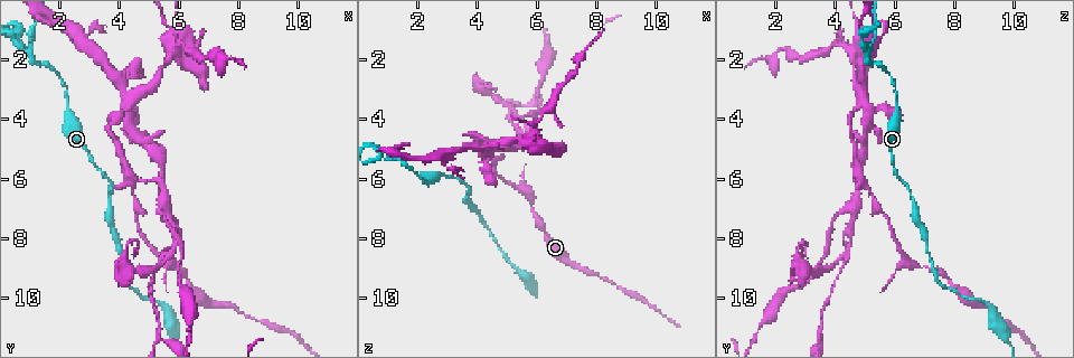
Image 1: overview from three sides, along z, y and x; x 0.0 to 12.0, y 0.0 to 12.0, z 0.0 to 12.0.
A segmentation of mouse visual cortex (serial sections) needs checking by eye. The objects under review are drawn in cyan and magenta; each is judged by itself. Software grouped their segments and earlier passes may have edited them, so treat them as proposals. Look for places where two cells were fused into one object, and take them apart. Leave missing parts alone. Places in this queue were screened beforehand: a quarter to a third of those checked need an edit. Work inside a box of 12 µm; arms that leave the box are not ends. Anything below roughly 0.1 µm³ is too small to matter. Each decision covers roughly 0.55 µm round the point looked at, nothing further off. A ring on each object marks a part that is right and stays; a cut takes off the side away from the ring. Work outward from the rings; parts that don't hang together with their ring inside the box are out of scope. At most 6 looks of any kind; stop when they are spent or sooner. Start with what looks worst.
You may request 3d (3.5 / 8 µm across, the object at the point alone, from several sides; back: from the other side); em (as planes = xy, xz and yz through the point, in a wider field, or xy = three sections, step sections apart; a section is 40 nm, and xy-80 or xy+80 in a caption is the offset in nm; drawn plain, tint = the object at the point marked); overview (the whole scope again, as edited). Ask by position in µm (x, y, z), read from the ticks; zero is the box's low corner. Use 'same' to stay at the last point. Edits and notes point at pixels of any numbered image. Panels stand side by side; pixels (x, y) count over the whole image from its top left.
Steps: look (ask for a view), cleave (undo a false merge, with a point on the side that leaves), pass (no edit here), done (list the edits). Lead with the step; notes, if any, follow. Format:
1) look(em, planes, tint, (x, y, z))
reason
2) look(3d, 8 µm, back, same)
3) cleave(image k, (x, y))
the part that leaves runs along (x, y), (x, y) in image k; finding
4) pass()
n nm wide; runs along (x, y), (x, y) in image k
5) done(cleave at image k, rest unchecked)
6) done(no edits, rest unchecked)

look(3d, 8 µm, (1.0, 1.7, 5.0))
three arms meet

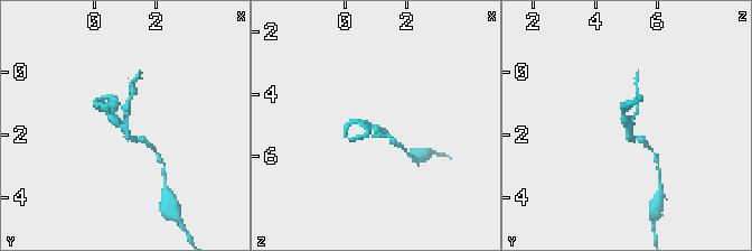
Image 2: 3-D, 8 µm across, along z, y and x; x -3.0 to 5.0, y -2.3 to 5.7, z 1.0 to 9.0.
look(3d, 3.5 µm, (1.0, 1.7, 5.1))

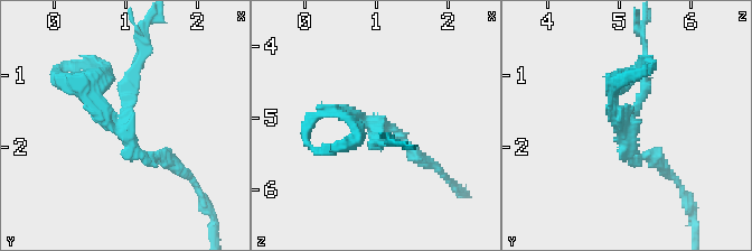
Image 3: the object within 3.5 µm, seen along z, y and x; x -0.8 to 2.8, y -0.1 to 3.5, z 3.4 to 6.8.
look(em, xy, step 5, tint, (1.00, 1.70, 5.10))

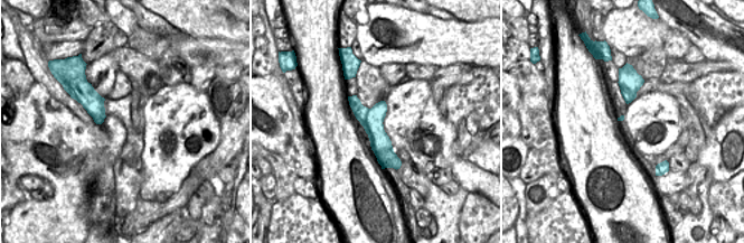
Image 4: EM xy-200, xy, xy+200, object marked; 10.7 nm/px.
cleave(image 3, (644, 59))
the part that leaves runs along (131, 146), (83, 84), (62, 81) in image 3; two cells meet here

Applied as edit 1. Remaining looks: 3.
look(3d, 3.5 µm, (5.9, 9.0, 7.0))
narrows sharply

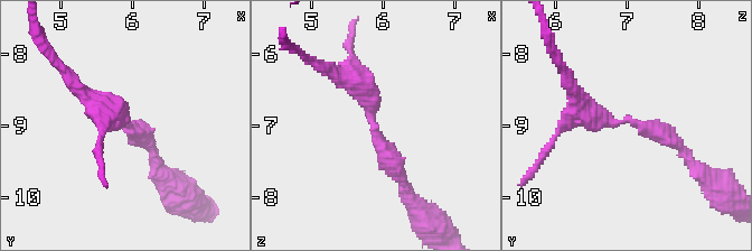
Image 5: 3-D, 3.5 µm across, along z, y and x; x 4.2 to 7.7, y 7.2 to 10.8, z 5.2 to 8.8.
pass()
runs along (402, 178), (374, 132), (374, 95), (340, 77) in image 5; all the same cell

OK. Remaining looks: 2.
done(cleave at image 3, rest unchecked)

